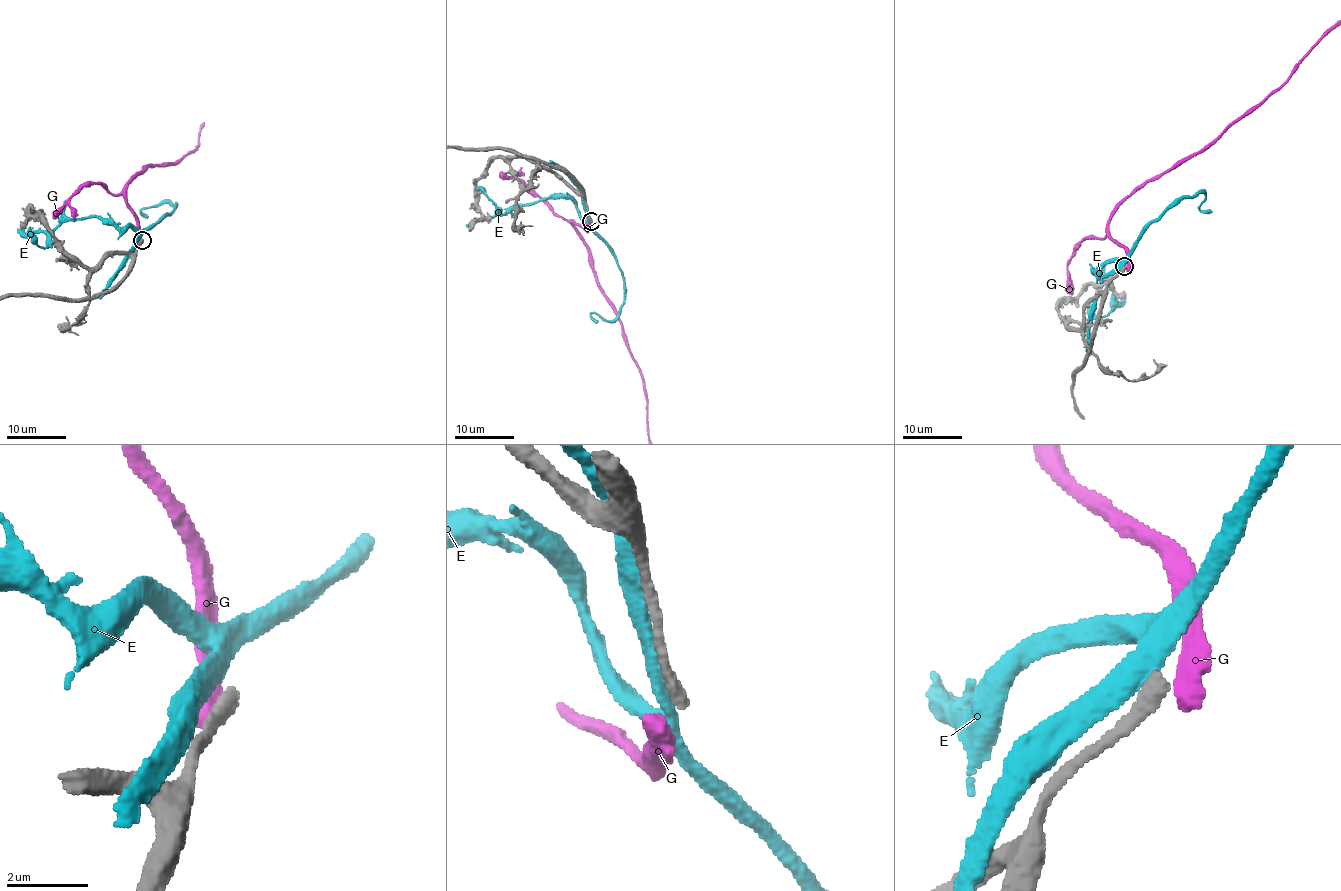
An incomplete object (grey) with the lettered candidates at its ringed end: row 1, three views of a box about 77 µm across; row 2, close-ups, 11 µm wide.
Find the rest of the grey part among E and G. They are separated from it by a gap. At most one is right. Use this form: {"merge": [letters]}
{"merge": []}

